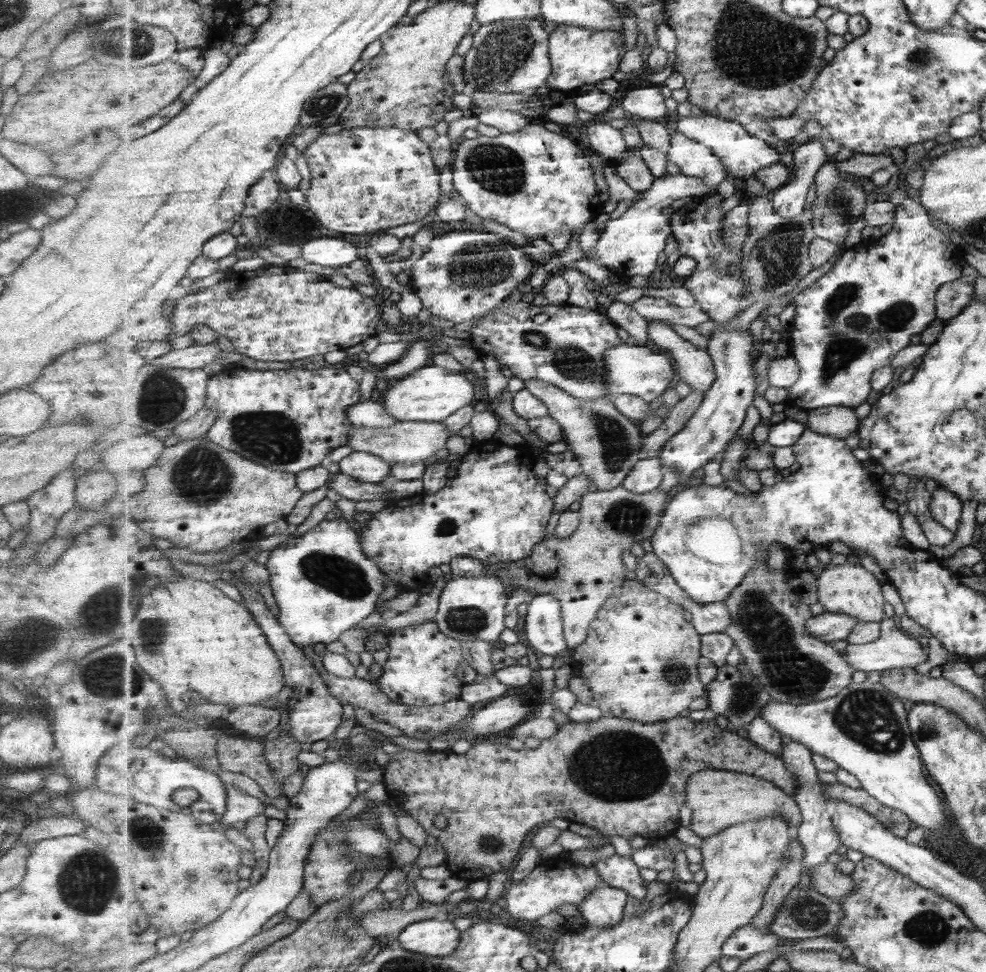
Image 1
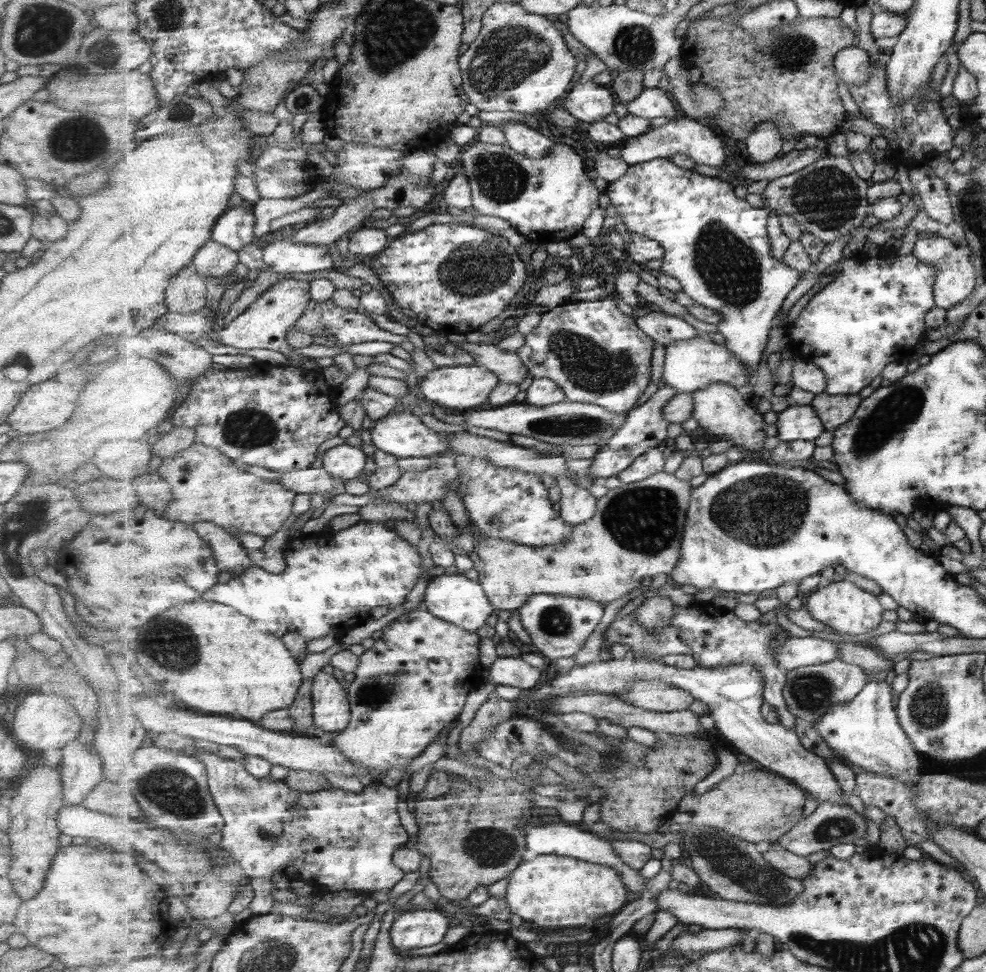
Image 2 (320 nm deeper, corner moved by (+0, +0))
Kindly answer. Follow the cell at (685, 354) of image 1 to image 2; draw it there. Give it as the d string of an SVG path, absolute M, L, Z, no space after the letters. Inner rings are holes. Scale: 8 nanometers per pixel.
M719 382L705 389L695 391L693 402L695 402L693 418L709 434L717 436L719 441L731 441L740 449L763 450L763 446L767 442L767 434L763 429L767 427L767 422L765 422L763 414L757 408L749 406L746 394L741 389Z

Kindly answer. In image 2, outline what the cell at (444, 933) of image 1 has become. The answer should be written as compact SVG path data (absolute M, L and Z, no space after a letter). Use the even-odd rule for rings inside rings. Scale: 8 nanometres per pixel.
M433 906L405 911L395 920L390 936L393 946L401 950L425 948L443 942L451 926L450 916Z

